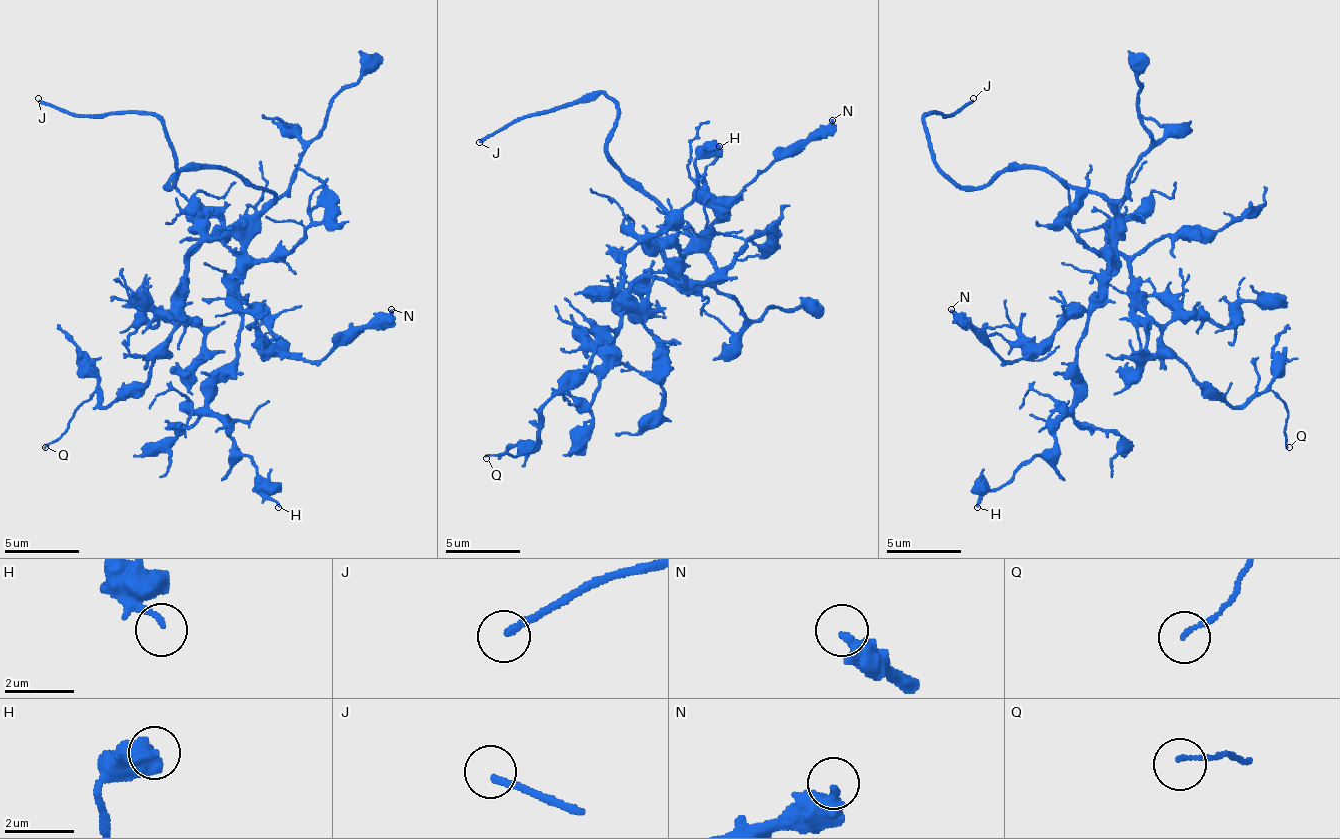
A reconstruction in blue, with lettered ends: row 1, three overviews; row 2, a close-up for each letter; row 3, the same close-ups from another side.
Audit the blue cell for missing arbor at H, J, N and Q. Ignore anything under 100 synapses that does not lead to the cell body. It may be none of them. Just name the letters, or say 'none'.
J

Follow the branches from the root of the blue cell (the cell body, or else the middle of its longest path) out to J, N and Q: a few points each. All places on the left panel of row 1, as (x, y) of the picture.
J: (259, 211), (274, 196), (225, 170), (184, 170), (165, 185), (177, 155), (150, 113), (64, 113), (38, 98)
N: (259, 211), (240, 282), (240, 305), (289, 354), (323, 361), (338, 346), (376, 327), (391, 309)
Q: (259, 211), (207, 237), (188, 256), (184, 312), (150, 376), (109, 406), (102, 406), (98, 391), (45, 447)

